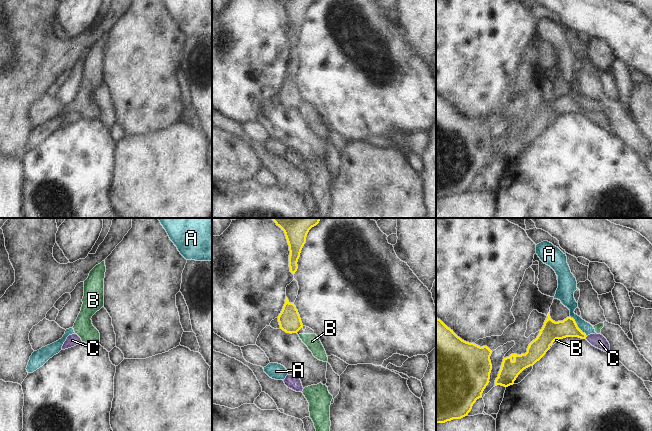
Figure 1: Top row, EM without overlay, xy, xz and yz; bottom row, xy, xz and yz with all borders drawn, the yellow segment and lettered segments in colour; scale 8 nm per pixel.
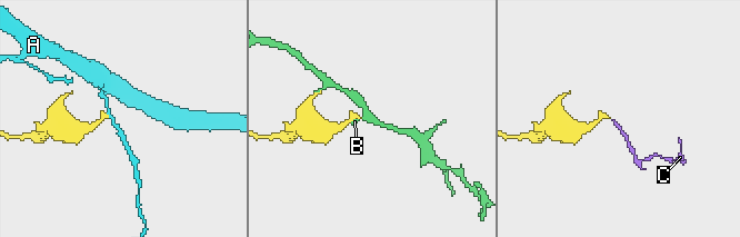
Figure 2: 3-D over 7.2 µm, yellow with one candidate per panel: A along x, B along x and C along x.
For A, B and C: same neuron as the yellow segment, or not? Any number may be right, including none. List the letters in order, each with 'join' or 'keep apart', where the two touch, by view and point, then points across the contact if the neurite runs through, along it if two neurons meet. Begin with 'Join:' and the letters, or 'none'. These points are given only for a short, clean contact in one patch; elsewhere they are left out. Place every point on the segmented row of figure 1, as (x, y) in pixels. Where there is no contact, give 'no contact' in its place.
Join: C
A: keep apart; meets yellow in yz at (577, 326); border along yz (570, 316), (586, 336)
B: keep apart; meets yellow in yz at (554, 340)
C: join; meets yellow in yz at (586, 336); runs through yz (567, 328), (586, 336), (599, 341)

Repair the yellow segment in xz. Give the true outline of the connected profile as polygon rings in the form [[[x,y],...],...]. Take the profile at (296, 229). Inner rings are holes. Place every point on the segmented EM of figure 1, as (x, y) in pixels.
[[[271,218],[285,233],[289,245],[289,267],[294,275],[298,269],[298,259],[306,243],[309,230],[316,226],[321,218]]]

